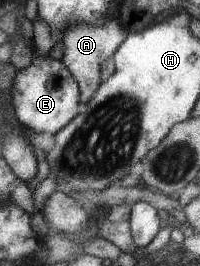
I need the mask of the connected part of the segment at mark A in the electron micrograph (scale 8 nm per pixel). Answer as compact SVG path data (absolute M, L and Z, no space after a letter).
M115 16L108 19L101 26L86 25L79 23L65 29L62 34L62 42L65 49L62 54L62 61L67 66L67 70L71 76L77 81L80 88L80 103L88 103L92 99L95 92L99 89L102 83L101 72L102 63L108 59L120 47L120 44L126 39L128 32L126 32Z

